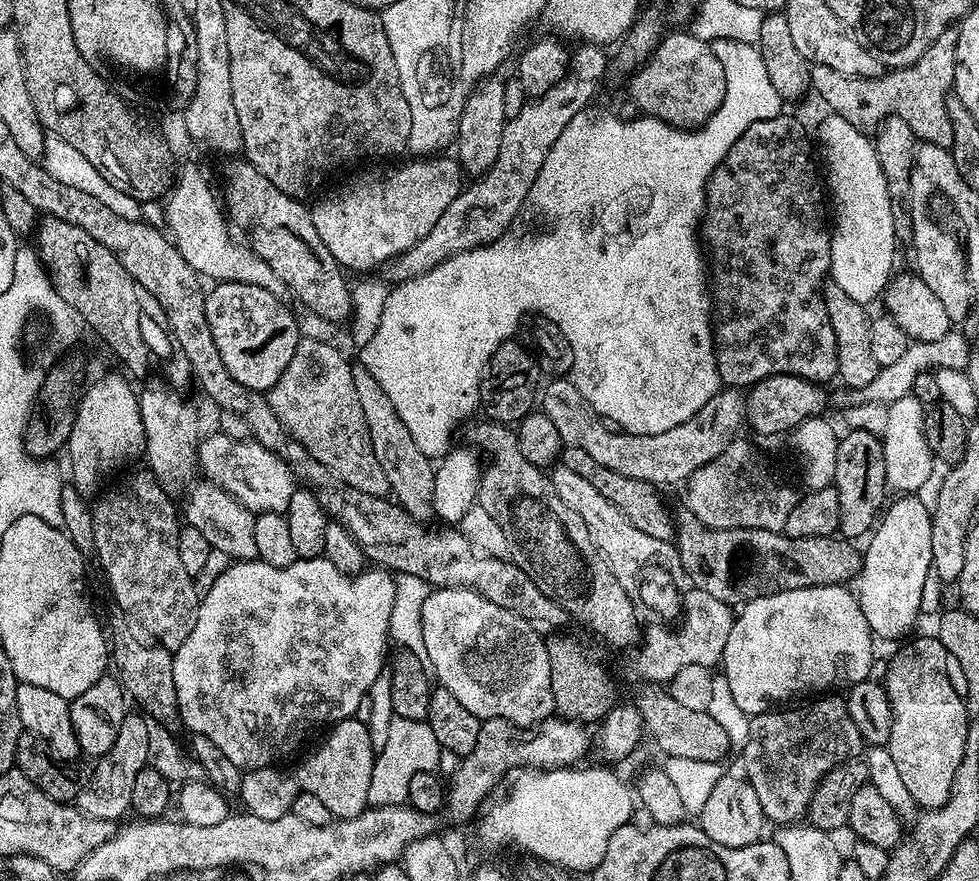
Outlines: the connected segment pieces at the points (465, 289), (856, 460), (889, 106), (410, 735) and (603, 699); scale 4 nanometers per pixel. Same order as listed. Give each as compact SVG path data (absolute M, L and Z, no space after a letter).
M715 40L711 45L718 62L722 62L722 70L726 72L726 98L722 98L722 106L718 106L716 113L704 125L689 130L674 128L664 120L643 114L637 115L635 119L624 119L620 114L615 114L600 116L597 120L592 110L574 114L566 130L558 134L558 142L554 142L550 154L546 154L546 162L542 162L542 170L538 170L530 193L531 203L544 204L544 216L552 223L552 228L536 232L533 236L505 234L493 244L483 244L459 252L451 260L442 261L437 268L426 270L426 274L397 283L396 288L389 293L376 333L370 338L370 342L359 349L359 363L372 375L374 382L382 386L386 398L390 398L390 402L394 404L394 410L398 410L398 418L406 422L406 430L410 430L410 434L419 440L422 454L429 458L440 458L453 447L452 431L475 410L476 403L481 403L484 369L490 358L500 344L517 335L515 332L520 328L520 319L527 312L536 312L532 314L554 322L558 330L562 330L568 349L573 354L573 364L610 364L610 380L618 380L624 400L618 406L618 422L624 420L625 432L662 434L662 430L670 430L670 426L678 426L686 422L686 418L694 418L694 414L698 414L698 410L702 410L702 406L706 406L706 402L710 402L710 398L714 398L714 394L720 391L722 385L716 365L716 345L713 343L714 305L710 295L710 276L706 271L706 256L701 241L697 239L704 214L704 199L708 196L708 180L716 167L724 161L730 146L734 146L743 129L759 120L781 115L782 108L779 108L779 103L761 103L756 98L746 96L750 92L748 80L756 80L757 86L762 90L770 89L770 74L766 74L766 65L762 63L762 54L756 44Z
M857 428L845 431L838 442L838 458L834 462L832 484L838 490L838 502L842 508L839 535L844 538L867 537L873 531L882 509L884 492L889 491L886 482L883 439Z
M947 28L930 42L930 46L910 66L885 70L880 76L862 78L847 76L830 66L811 65L813 93L820 95L827 111L834 116L846 118L850 126L861 130L875 130L887 116L897 116L910 126L917 141L951 149L954 142L954 126L948 113L948 97L956 83L956 55L958 34L956 28Z
M393 716L386 730L386 746L378 749L374 762L374 774L370 774L369 805L376 808L405 803L410 790L410 778L414 778L414 774L436 772L440 752L438 738L434 738L434 730L428 725L427 720Z
M548 636L544 641L546 646L546 658L550 658L550 690L554 694L556 712L561 717L573 722L599 722L610 709L618 703L616 697L616 684L612 676L575 640L572 636Z

